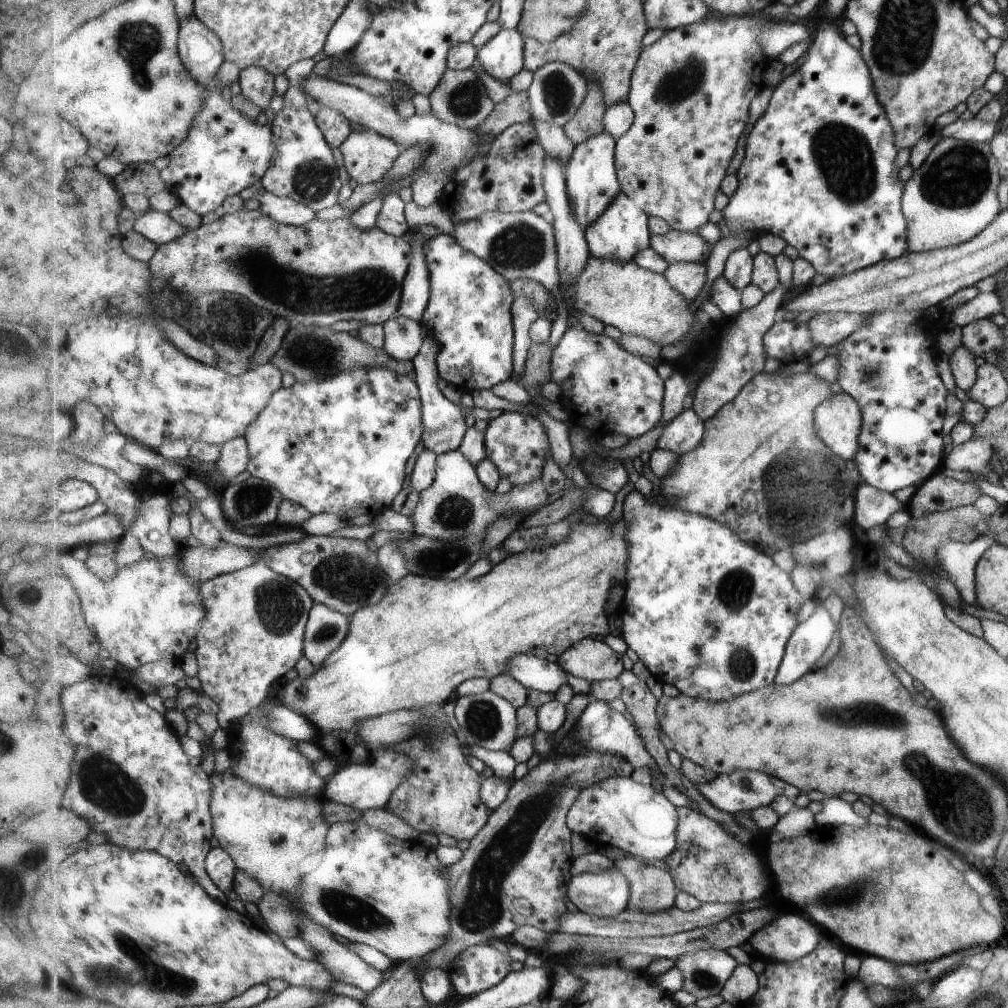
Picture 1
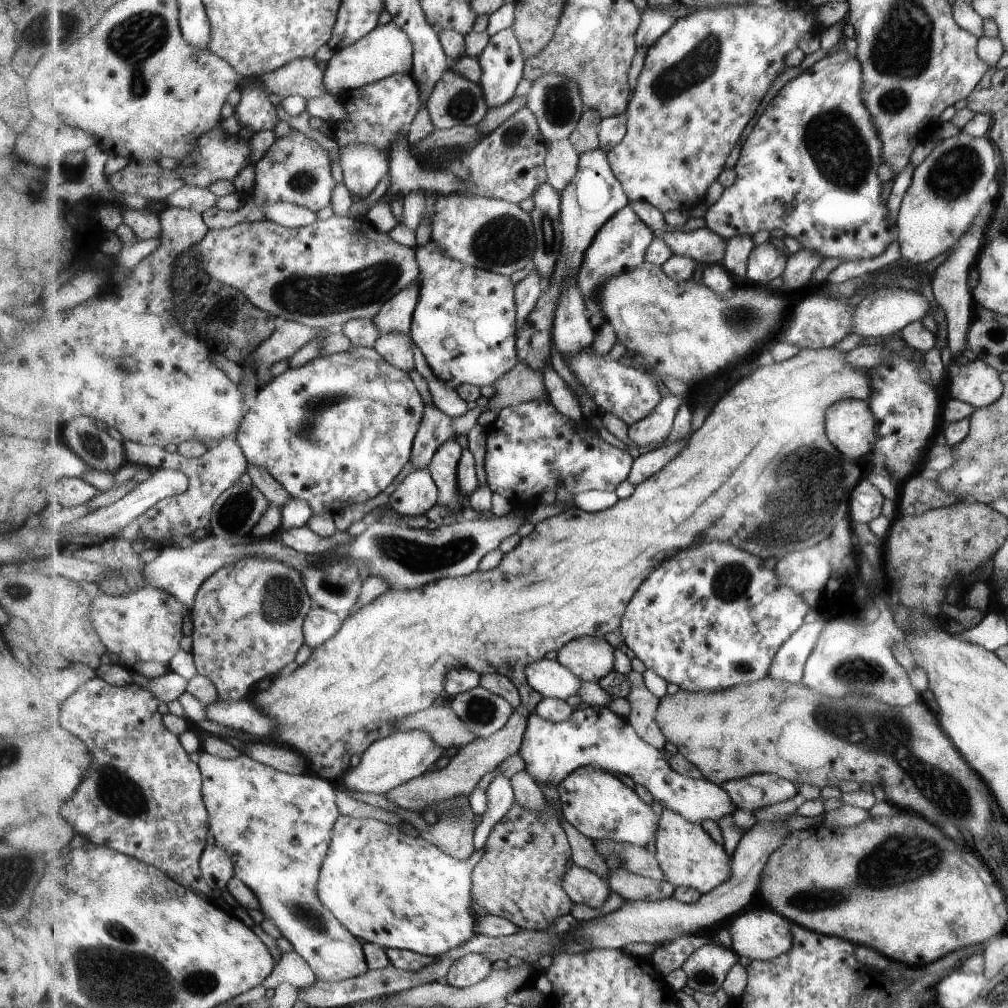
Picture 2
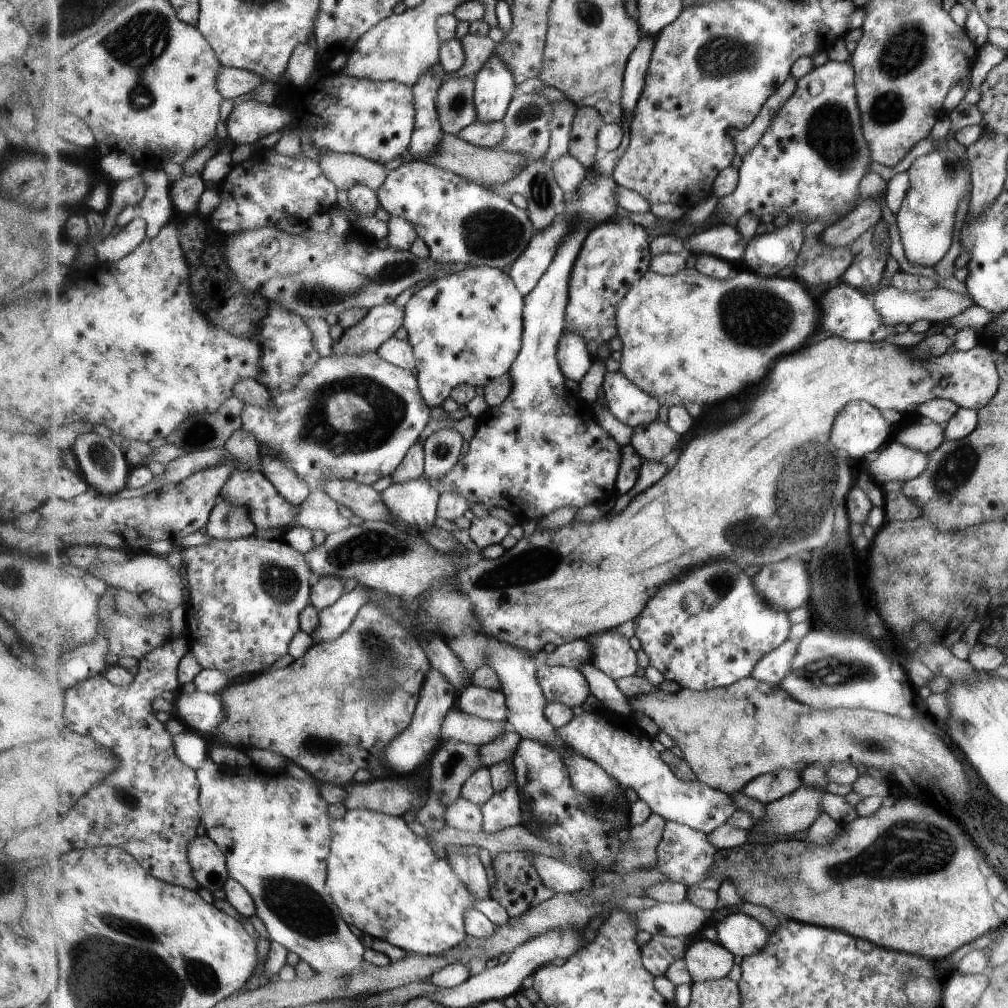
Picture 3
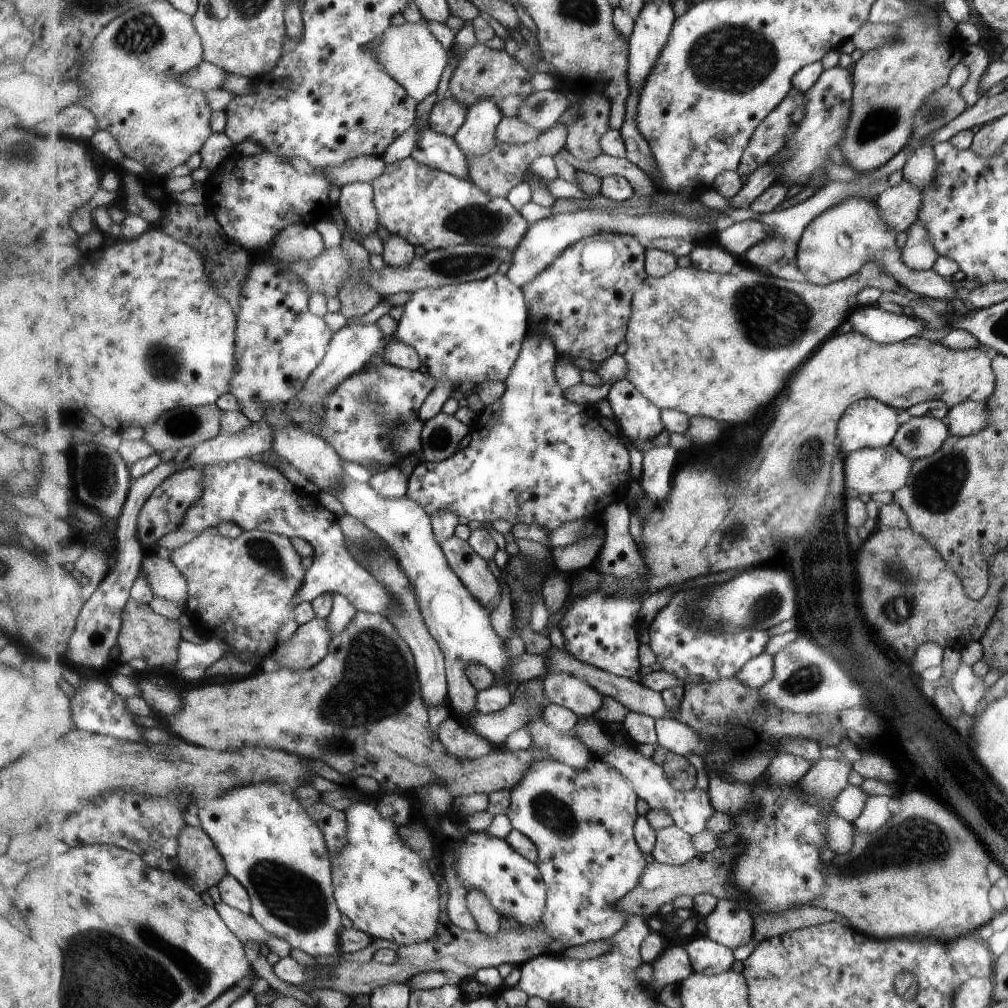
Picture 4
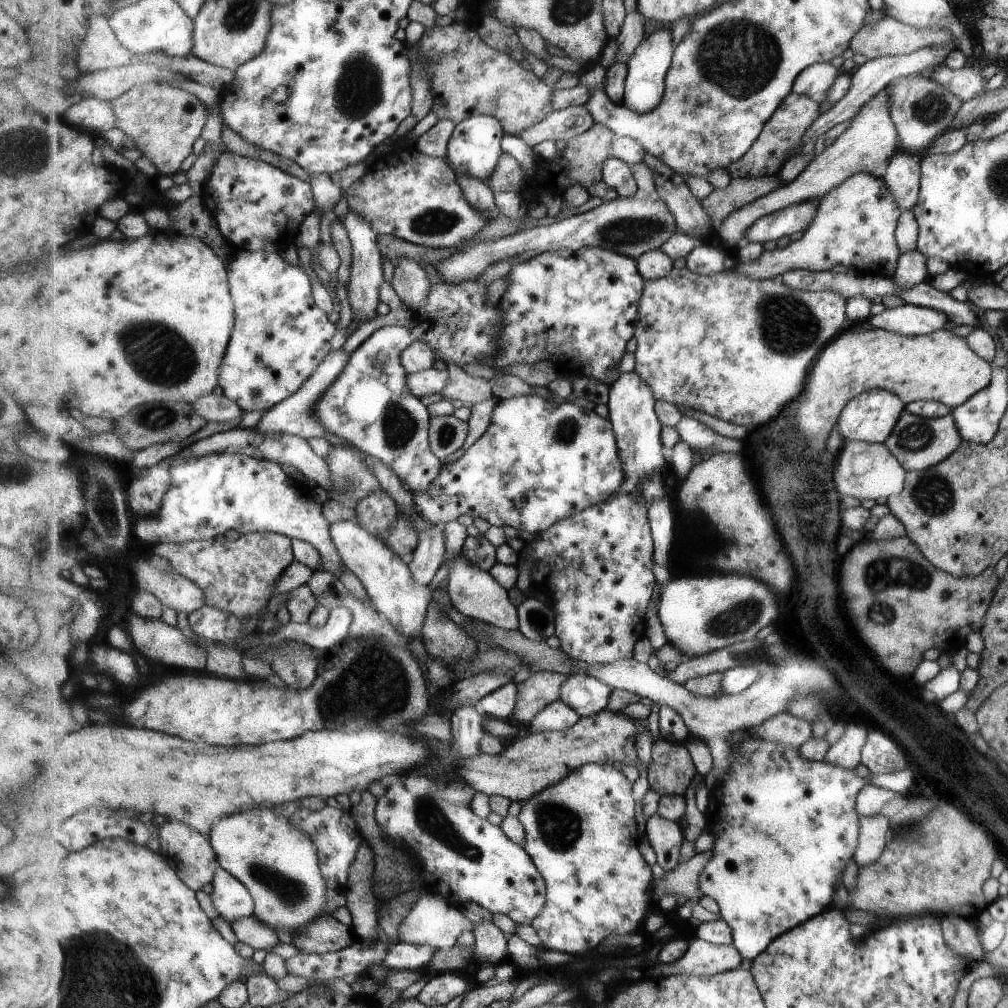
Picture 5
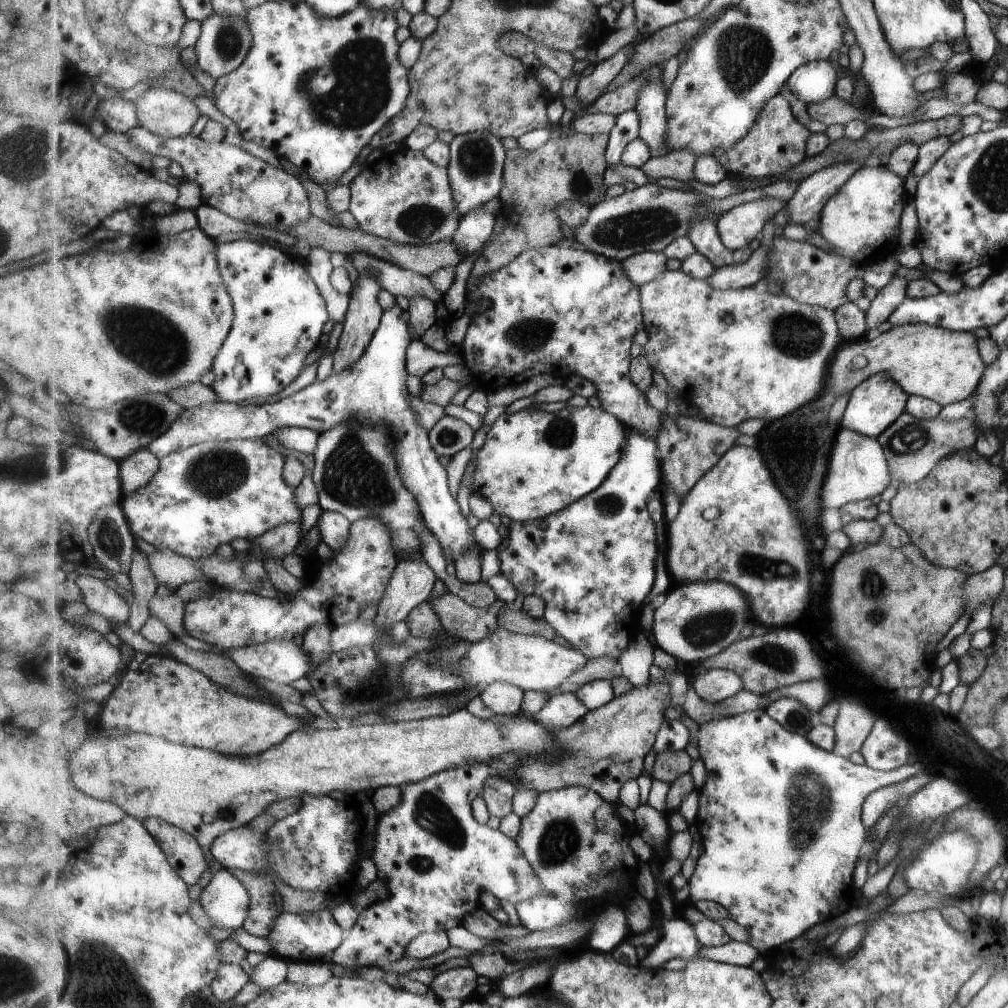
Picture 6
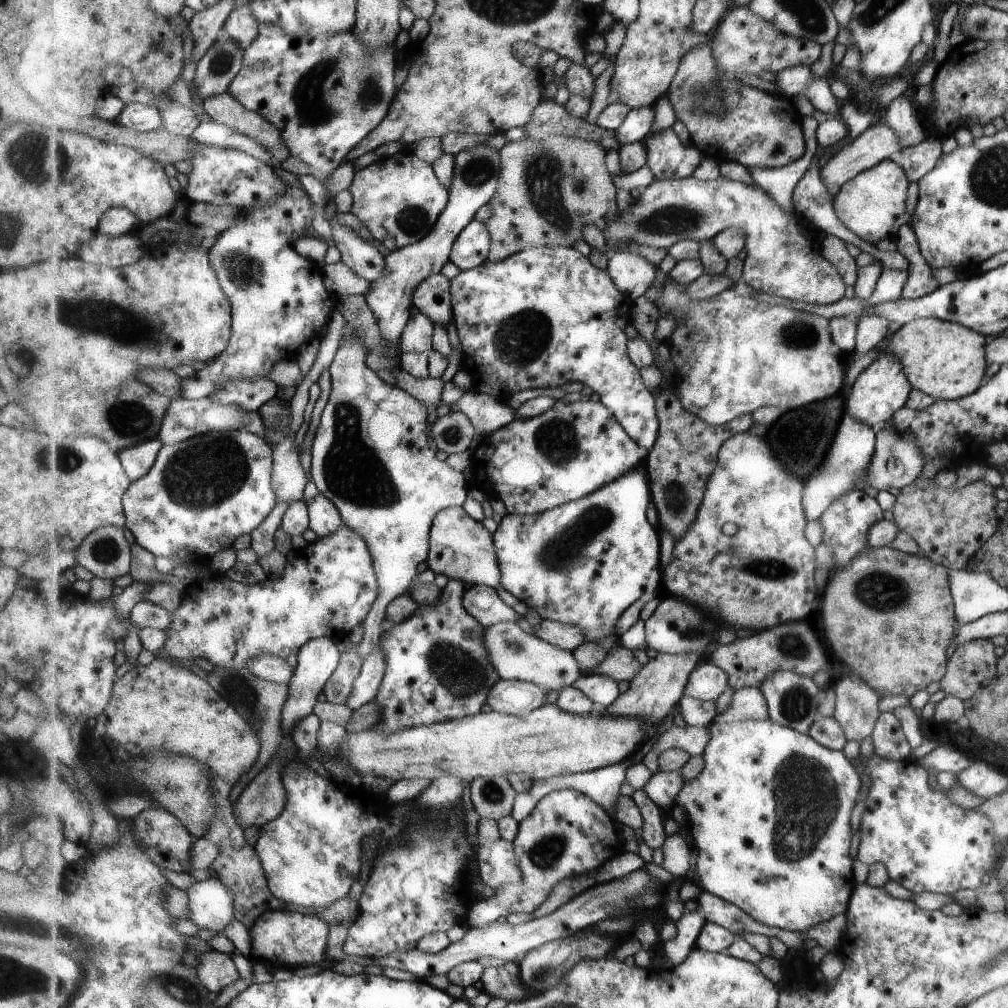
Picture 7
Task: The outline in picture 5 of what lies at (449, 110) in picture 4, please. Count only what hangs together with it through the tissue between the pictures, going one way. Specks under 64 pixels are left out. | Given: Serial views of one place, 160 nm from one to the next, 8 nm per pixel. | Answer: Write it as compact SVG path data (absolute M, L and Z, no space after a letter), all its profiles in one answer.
M438 120L423 136L418 138L415 147L426 155L446 158L448 144L457 125L452 120Z

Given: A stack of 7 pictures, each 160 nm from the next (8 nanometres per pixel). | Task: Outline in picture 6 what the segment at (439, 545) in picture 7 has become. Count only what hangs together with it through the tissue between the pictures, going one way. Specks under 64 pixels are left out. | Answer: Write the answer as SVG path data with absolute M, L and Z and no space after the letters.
M400 299L391 308L384 310L380 327L369 343L368 351L350 369L338 375L331 374L324 381L314 381L280 401L271 404L246 405L244 402L211 401L201 403L183 412L170 424L169 430L158 436L148 447L159 457L205 441L229 439L263 439L285 427L311 429L319 434L347 419L359 423L383 425L389 432L394 455L406 485L420 502L424 524L440 540L443 554L448 562L456 564L461 555L479 544L475 530L471 530L459 502L449 492L446 466L439 462L430 441L430 432L418 421L410 403L407 390L406 354L413 340L410 326L403 319L404 301Z

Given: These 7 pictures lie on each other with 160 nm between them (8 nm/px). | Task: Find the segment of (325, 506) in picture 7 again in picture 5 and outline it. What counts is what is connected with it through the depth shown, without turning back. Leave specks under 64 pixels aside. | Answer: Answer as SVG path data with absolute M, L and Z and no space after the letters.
M337 521L331 525L330 533L344 564L360 579L374 607L395 623L408 641L416 638L425 647L422 630L435 594L431 586L421 586L413 581L407 558L397 556L385 542L361 528L359 523Z

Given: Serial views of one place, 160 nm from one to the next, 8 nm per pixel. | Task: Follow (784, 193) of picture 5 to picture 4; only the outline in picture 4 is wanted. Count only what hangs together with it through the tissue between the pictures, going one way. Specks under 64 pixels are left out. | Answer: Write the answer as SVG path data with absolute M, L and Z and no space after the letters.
M928 1L912 2L912 7L916 16L895 23L896 32L890 37L889 45L864 52L850 65L855 81L853 108L840 148L857 174L875 171L906 146L915 110L930 92L948 82L948 74L963 58L953 36L943 39L939 35L938 24L934 24L937 8Z

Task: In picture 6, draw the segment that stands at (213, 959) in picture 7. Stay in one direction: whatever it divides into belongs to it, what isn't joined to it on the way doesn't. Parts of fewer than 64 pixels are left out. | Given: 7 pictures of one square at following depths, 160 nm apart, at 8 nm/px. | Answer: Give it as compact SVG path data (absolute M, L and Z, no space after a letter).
M223 961L213 979L211 988L222 1001L233 1002L234 998L250 984L250 976L237 963Z

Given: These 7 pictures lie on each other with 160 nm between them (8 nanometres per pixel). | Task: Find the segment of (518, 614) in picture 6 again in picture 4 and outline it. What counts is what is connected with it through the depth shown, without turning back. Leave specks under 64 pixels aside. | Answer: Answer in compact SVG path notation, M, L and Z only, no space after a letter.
M451 537L442 545L451 568L460 576L470 593L486 608L493 610L493 602L500 596L500 584L485 560L468 541Z

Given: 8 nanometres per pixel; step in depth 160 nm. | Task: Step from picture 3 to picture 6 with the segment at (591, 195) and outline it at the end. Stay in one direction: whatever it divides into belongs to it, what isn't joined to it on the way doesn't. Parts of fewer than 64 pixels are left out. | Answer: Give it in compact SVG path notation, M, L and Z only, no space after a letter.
M530 406L511 415L503 412L491 425L479 449L468 493L485 498L495 514L507 516L511 521L529 522L543 518L583 498L608 479L620 462L628 432L627 426L602 406L567 406L555 413L539 412Z

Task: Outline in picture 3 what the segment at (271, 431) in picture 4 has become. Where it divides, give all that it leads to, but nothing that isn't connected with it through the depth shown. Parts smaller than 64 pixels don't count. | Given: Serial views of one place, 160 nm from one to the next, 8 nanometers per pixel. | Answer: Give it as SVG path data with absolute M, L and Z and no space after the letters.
M227 447L187 453L168 462L165 465L165 471L157 477L163 480L162 486L167 483L176 485L196 472L218 465L230 456L232 455Z

